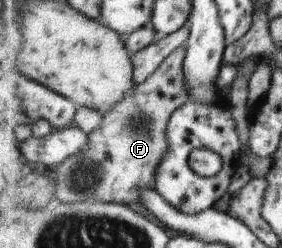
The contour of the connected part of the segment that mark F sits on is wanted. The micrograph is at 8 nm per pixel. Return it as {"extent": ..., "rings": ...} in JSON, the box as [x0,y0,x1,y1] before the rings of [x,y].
{"extent":[56,46,191,204],"rings":[[[183,46],[175,49],[162,63],[161,66],[147,80],[138,84],[116,107],[103,113],[104,119],[101,126],[90,135],[89,148],[81,153],[67,157],[57,176],[58,189],[56,198],[63,203],[74,203],[77,199],[95,199],[103,202],[131,204],[140,203],[140,194],[145,187],[156,188],[156,168],[160,166],[161,159],[167,155],[168,143],[167,128],[172,114],[191,98],[187,88],[187,76],[184,73],[184,62],[188,49]]]}

